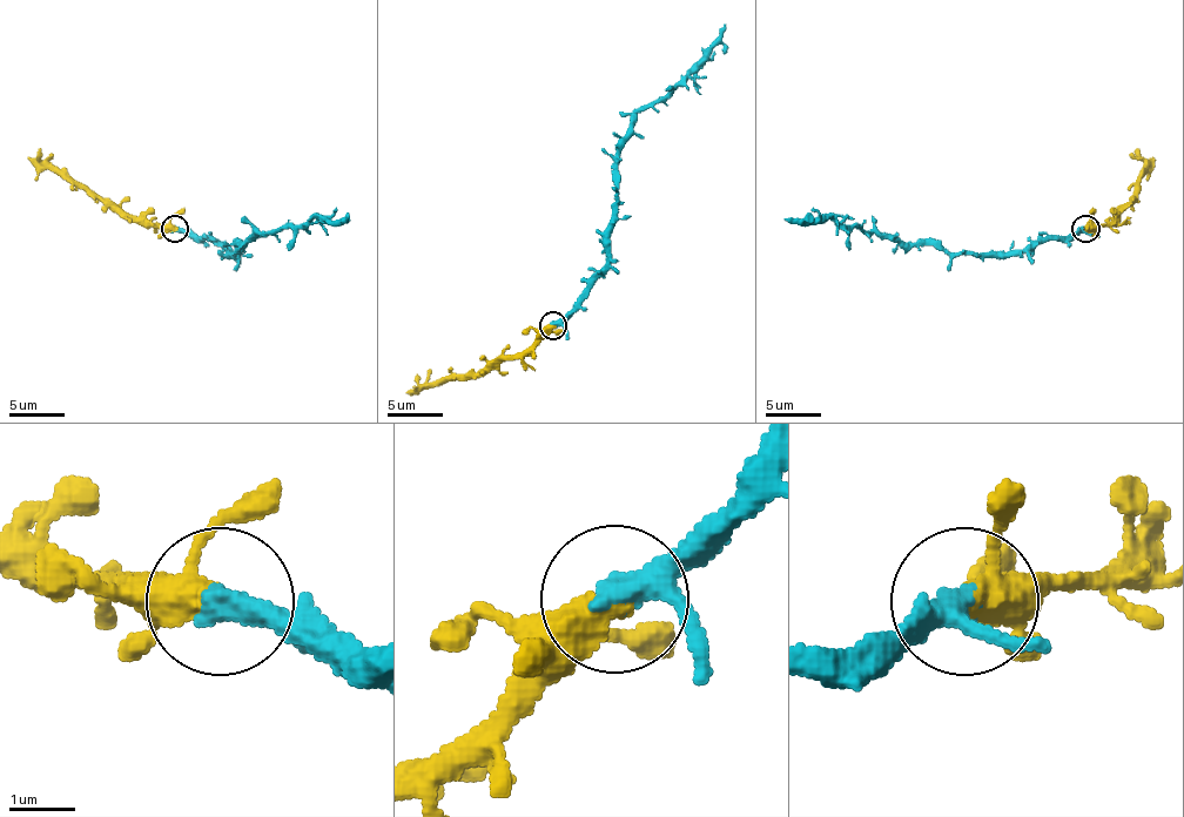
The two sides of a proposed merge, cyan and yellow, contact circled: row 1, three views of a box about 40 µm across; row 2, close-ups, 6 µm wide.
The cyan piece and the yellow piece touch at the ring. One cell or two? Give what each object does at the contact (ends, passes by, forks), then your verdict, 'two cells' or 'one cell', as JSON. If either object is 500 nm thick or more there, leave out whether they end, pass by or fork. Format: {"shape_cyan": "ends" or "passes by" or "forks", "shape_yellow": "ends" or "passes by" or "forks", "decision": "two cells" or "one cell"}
{"shape_cyan": "passes by", "shape_yellow": "passes by", "decision": "one cell"}

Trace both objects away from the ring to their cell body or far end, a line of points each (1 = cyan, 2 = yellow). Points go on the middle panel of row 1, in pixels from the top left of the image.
1: (552, 324), (571, 308), (606, 262), (618, 141), (637, 114), (659, 103), (692, 71), (725, 24)
2: (552, 324), (527, 349), (499, 355), (480, 371), (450, 373), (437, 382), (417, 385), (406, 393)

